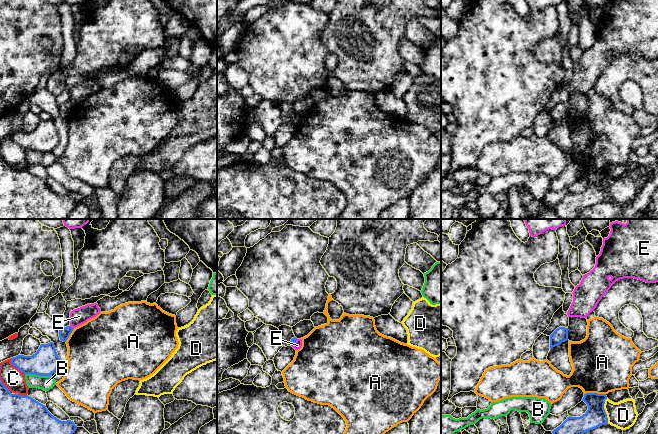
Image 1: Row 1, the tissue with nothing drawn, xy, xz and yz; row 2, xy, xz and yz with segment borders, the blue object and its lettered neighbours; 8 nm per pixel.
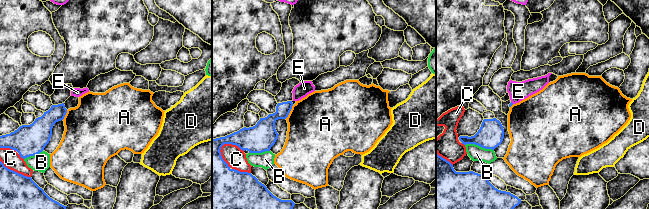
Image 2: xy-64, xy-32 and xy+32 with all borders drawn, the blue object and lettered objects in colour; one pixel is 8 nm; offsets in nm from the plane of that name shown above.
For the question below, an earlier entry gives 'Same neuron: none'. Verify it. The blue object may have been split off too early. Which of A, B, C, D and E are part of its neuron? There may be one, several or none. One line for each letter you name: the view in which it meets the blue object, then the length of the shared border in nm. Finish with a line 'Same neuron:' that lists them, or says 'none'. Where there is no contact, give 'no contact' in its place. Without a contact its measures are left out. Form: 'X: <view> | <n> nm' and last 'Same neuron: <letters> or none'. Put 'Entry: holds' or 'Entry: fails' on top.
Entry: holds
Same neuron: none

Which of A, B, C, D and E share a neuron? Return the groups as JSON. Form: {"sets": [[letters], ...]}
{"sets": [["A"], ["B"], ["C"], ["D"], ["E"]]}

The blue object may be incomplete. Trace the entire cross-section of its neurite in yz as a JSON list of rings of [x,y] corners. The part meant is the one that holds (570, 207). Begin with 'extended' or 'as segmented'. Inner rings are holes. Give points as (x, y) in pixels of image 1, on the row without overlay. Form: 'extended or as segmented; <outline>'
as segmented; [[[586,169],[584,177],[588,186],[580,193],[567,193],[567,195],[552,207],[554,213],[561,219],[583,219],[581,212],[599,202],[608,199],[604,185],[606,170]]]

